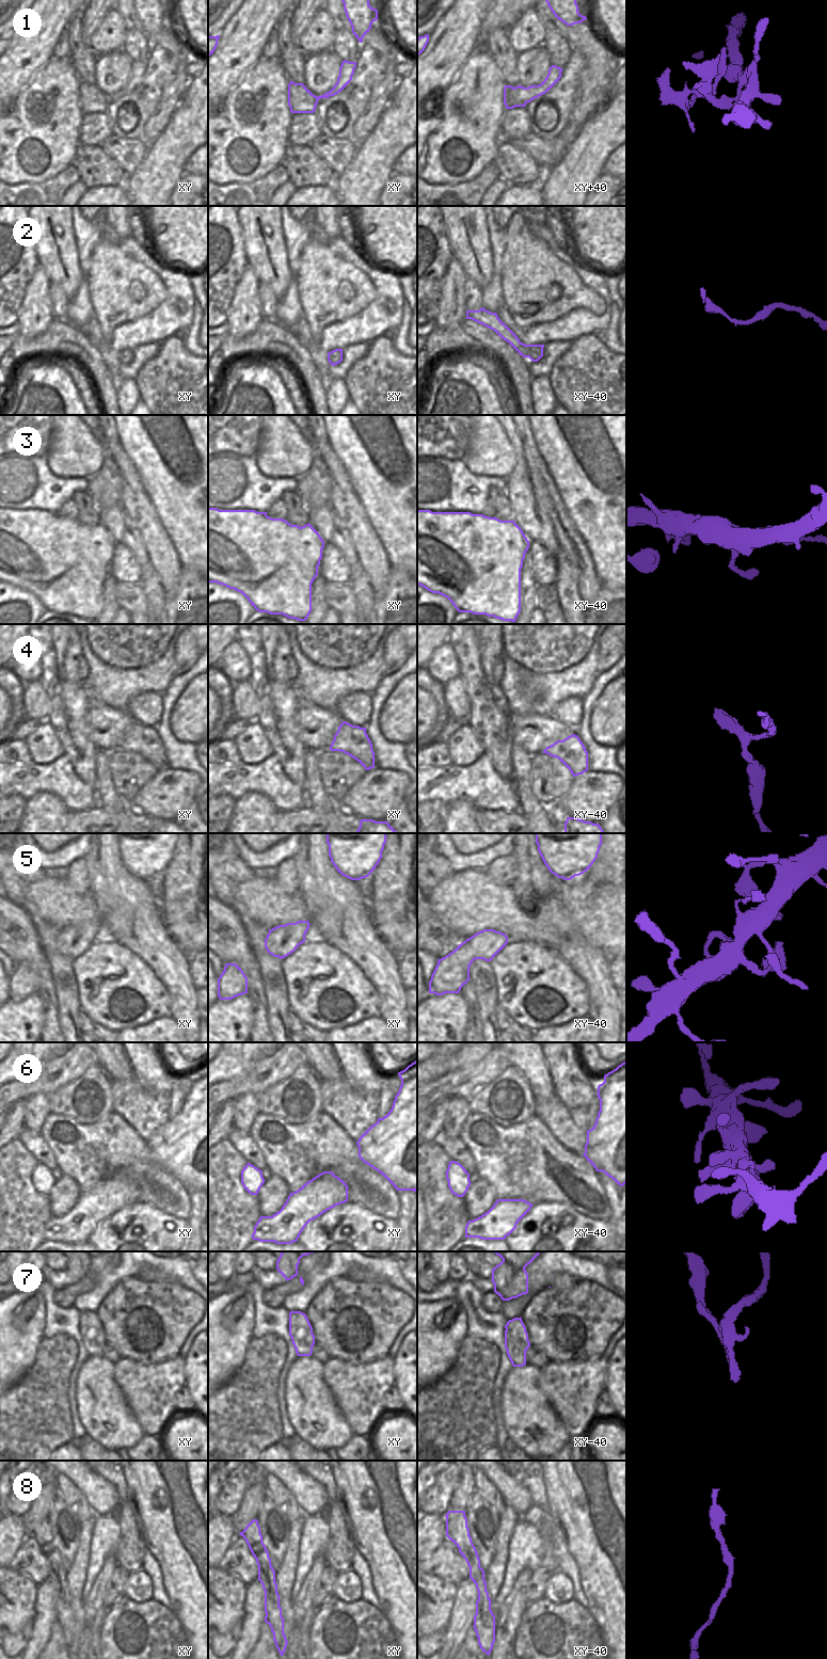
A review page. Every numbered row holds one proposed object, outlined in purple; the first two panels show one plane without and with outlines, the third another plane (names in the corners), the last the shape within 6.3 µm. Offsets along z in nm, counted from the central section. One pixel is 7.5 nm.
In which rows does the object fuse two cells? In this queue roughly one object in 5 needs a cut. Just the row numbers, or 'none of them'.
1, 7

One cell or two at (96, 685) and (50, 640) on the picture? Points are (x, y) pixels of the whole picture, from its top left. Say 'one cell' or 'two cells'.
two cells

